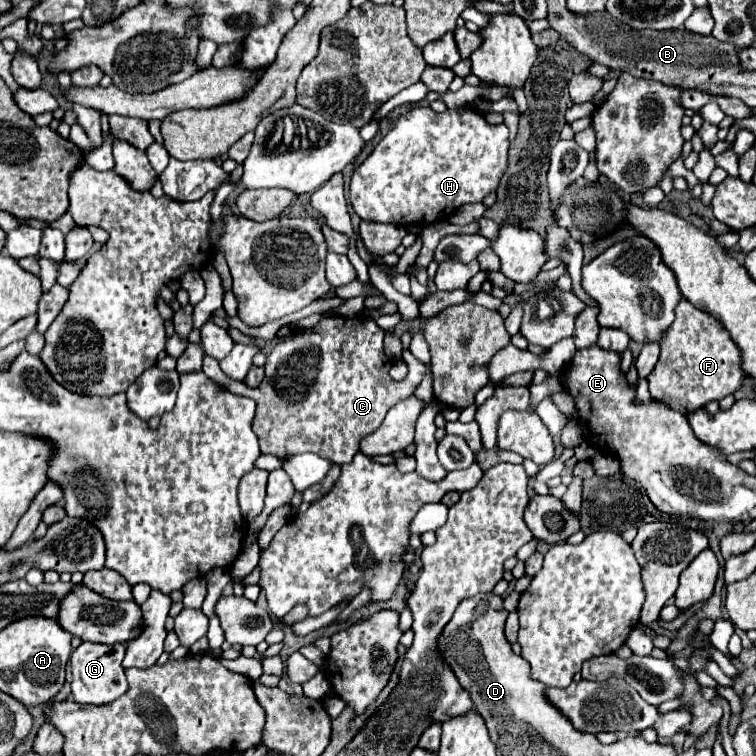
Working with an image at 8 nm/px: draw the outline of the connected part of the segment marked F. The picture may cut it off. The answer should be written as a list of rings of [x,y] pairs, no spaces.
[[[683,297],[675,309],[673,325],[661,337],[661,357],[647,375],[647,381],[653,399],[665,401],[675,411],[687,415],[739,389],[743,381],[741,357],[723,325]]]

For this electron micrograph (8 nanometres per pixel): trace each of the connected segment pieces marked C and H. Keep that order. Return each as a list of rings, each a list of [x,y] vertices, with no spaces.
[[[325,317],[317,329],[303,331],[293,337],[283,339],[271,351],[265,361],[265,379],[257,389],[245,389],[235,383],[233,391],[255,399],[257,411],[253,419],[253,431],[259,437],[261,453],[275,455],[279,459],[287,459],[297,453],[315,453],[333,461],[335,465],[345,465],[353,461],[359,451],[359,443],[365,435],[373,433],[387,411],[413,395],[415,387],[421,383],[427,367],[413,357],[409,361],[409,373],[403,381],[395,381],[389,375],[391,361],[383,351],[385,331],[375,325],[371,317]]]
[[[421,105],[421,107],[413,107],[409,109],[405,115],[401,115],[397,119],[397,123],[393,125],[393,129],[379,141],[379,145],[373,149],[373,153],[355,169],[353,177],[351,177],[351,191],[349,191],[349,201],[355,209],[355,213],[361,219],[369,219],[369,221],[381,221],[381,223],[395,223],[395,225],[429,225],[435,221],[445,219],[445,215],[449,217],[449,213],[453,213],[453,209],[459,209],[461,205],[471,205],[471,203],[481,203],[489,193],[495,193],[499,187],[499,181],[507,169],[509,163],[509,129],[505,129],[505,123],[499,125],[491,125],[487,123],[485,115],[471,109],[469,105],[465,107],[455,107],[455,109],[447,109],[443,113],[435,113],[429,105]]]

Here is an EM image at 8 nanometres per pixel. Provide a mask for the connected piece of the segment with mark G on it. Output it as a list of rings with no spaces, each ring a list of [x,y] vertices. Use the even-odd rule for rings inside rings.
[[[83,641],[73,653],[71,653],[71,699],[77,703],[91,703],[91,705],[107,705],[115,701],[119,695],[127,691],[127,679],[123,673],[123,655],[125,645],[103,645],[103,643],[89,643]]]

